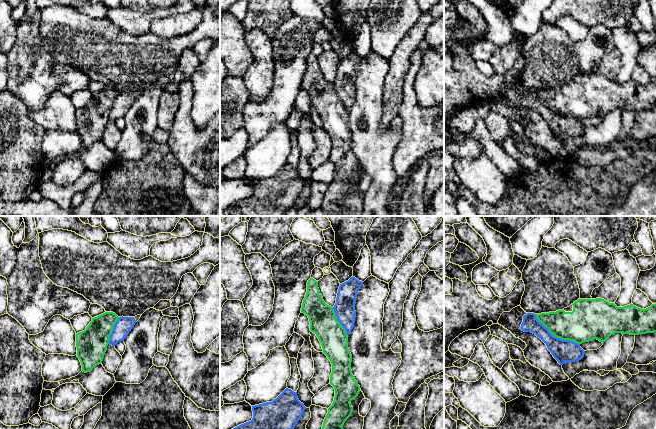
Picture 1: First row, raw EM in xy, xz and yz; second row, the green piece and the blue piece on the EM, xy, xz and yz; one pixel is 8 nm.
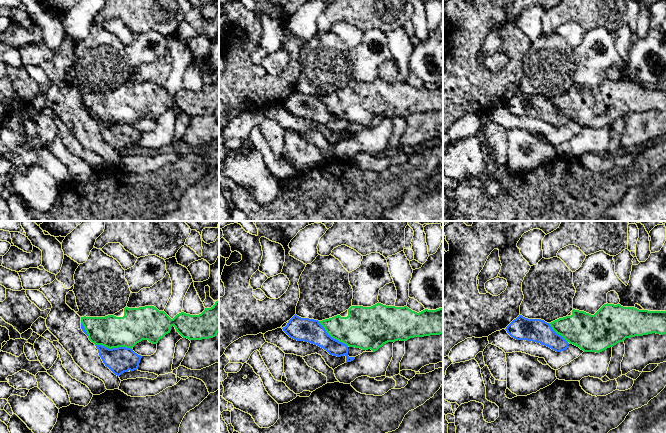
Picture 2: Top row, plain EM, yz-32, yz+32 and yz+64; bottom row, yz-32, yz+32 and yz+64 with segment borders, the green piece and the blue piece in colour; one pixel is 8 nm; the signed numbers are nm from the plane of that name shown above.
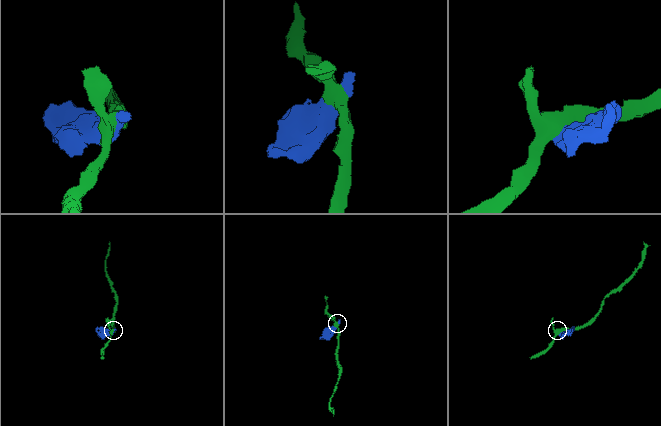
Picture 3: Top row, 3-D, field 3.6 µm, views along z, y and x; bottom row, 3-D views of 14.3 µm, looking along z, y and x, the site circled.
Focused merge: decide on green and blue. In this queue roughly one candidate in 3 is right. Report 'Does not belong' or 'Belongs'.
Does not belong

